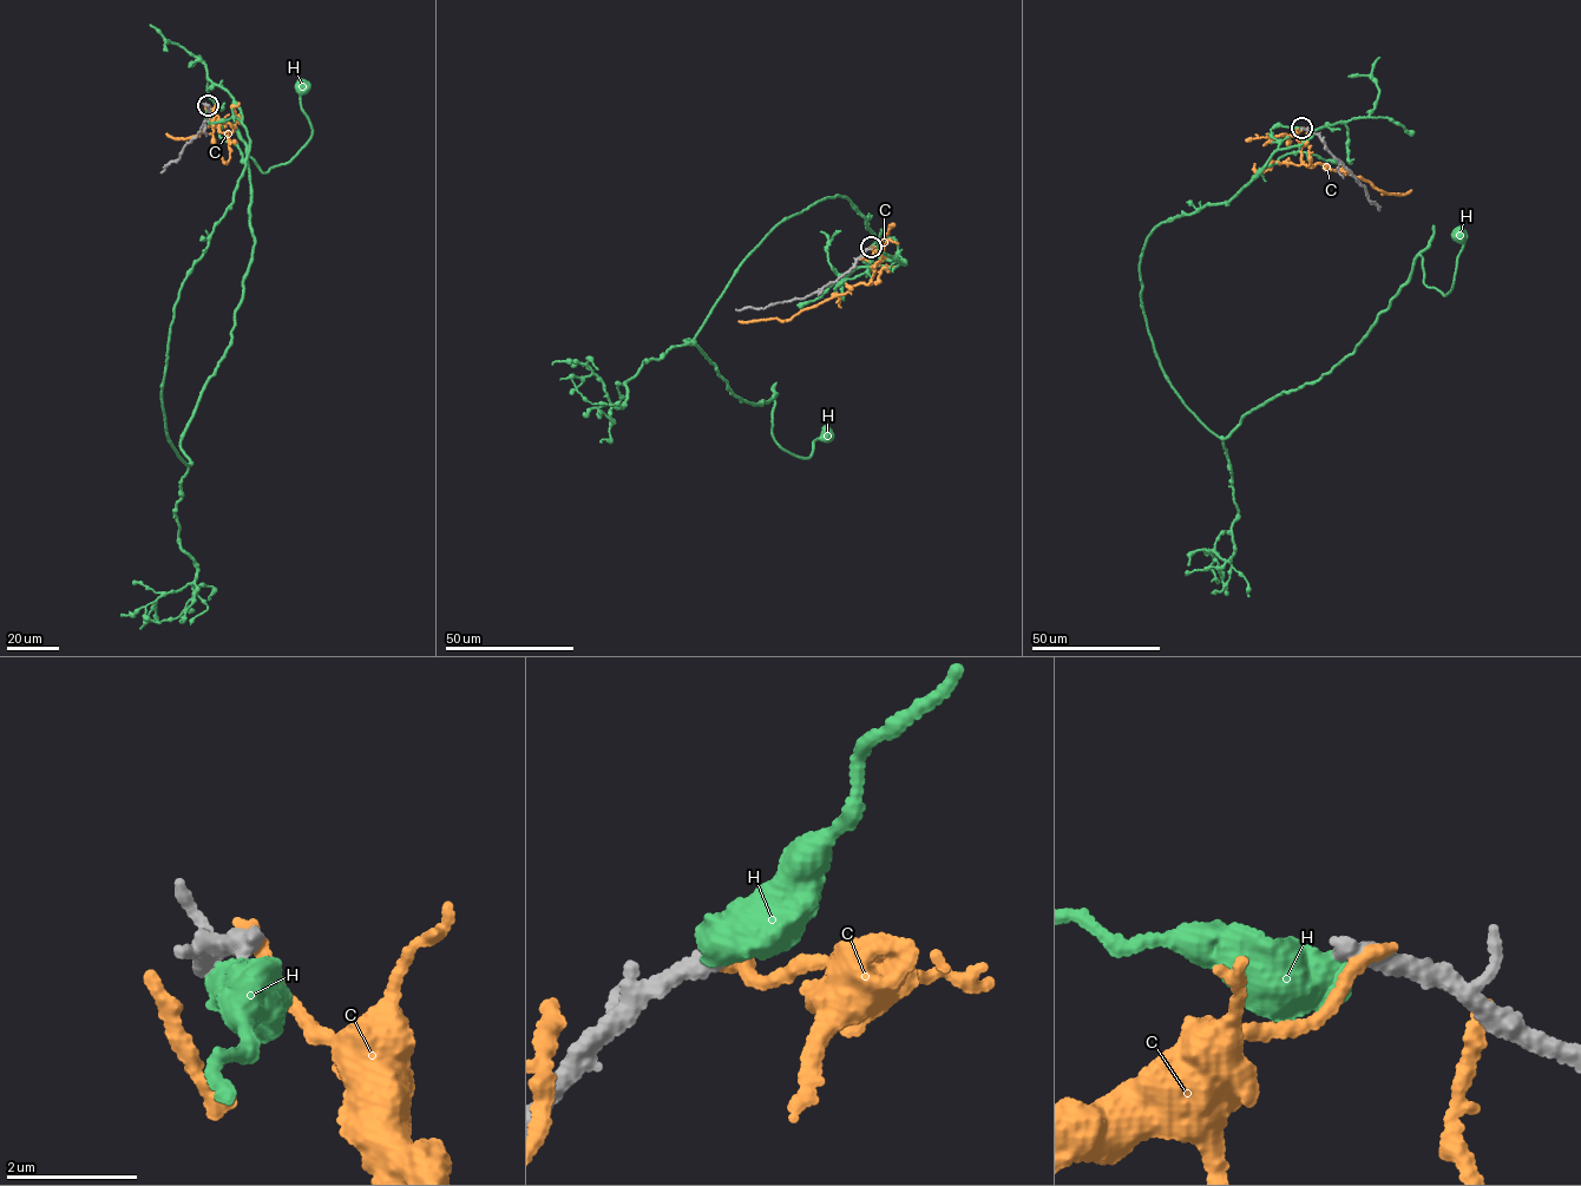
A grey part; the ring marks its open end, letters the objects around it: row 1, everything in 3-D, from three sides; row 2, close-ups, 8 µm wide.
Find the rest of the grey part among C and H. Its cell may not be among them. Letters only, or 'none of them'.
none of them

